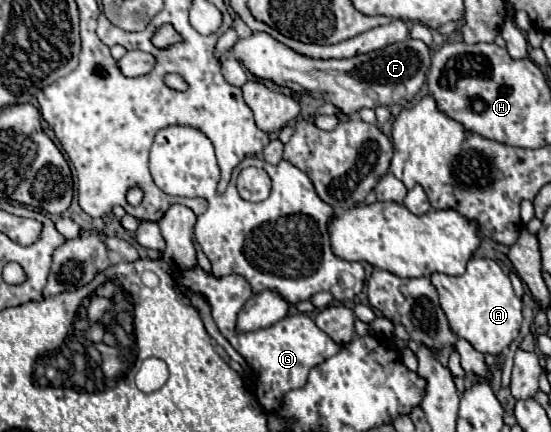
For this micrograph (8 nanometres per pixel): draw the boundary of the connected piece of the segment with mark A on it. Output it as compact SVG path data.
M471 258L467 270L461 276L447 276L435 272L431 276L433 286L439 292L441 308L449 320L451 330L471 342L471 346L481 354L501 354L517 336L523 322L521 308L523 302L515 294L509 276L501 270L495 260Z

